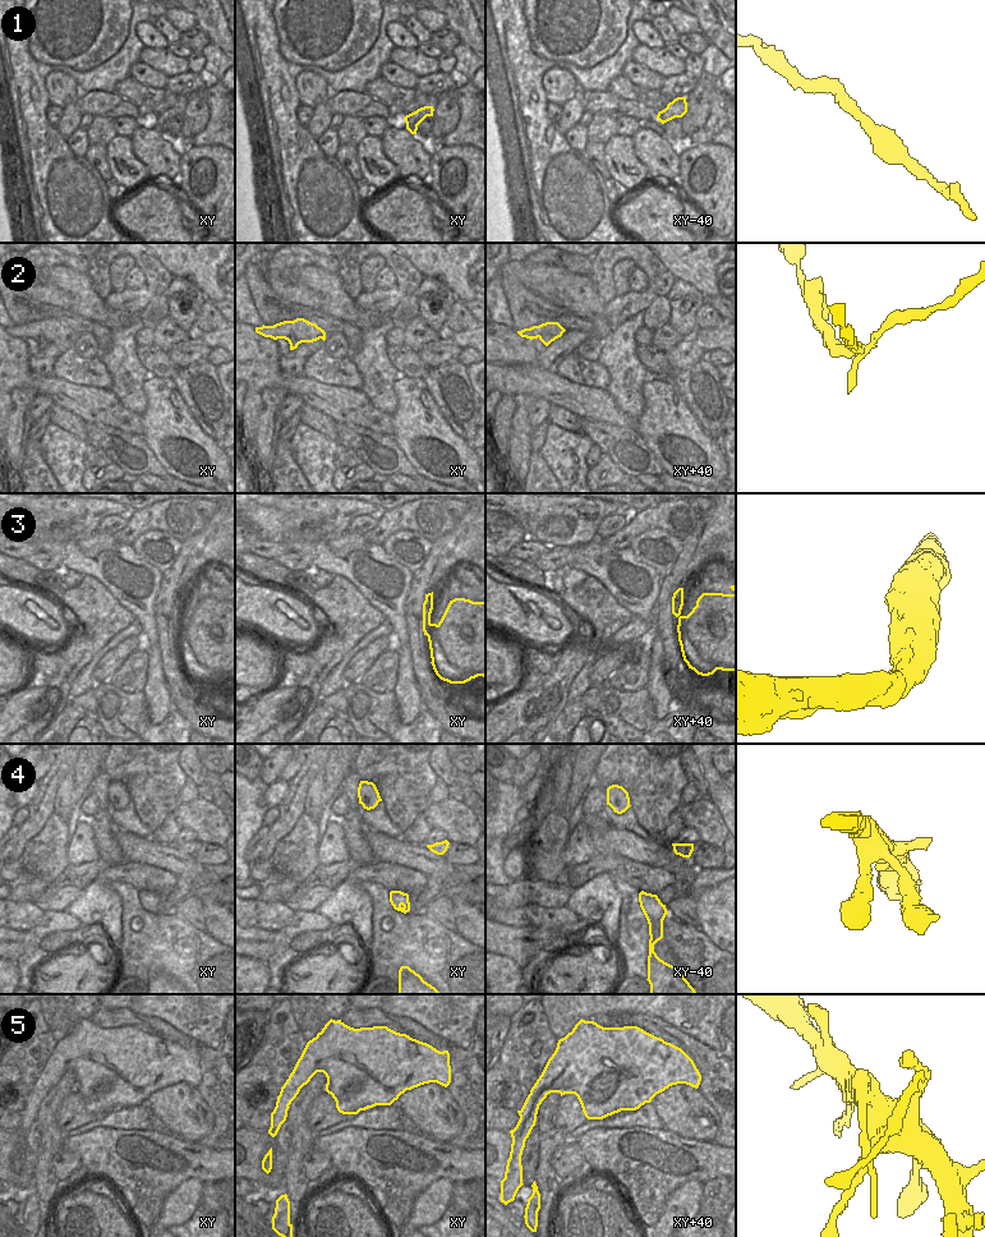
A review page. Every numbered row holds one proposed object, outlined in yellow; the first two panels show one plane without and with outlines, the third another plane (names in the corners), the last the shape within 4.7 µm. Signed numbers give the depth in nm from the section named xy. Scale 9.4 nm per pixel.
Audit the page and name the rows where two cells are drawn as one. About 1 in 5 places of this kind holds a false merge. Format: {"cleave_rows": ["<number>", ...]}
{"cleave_rows": ["2", "5"]}

